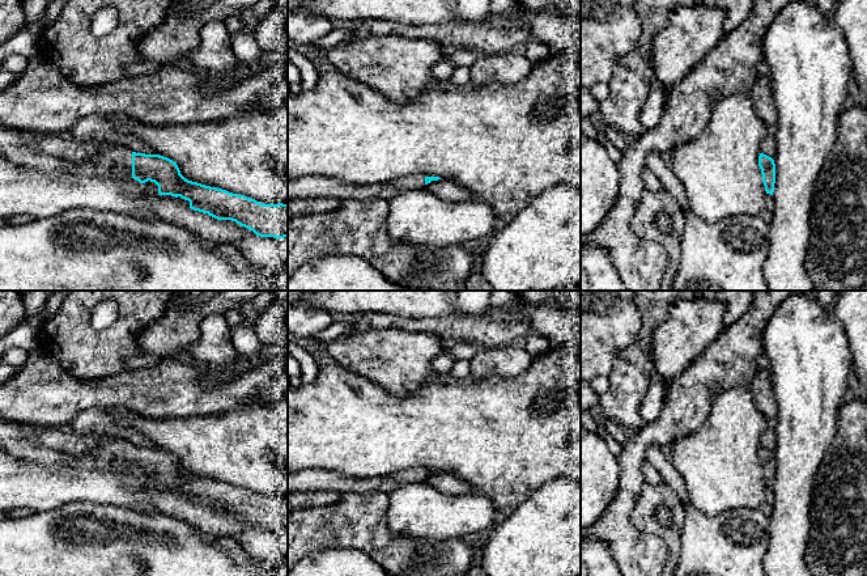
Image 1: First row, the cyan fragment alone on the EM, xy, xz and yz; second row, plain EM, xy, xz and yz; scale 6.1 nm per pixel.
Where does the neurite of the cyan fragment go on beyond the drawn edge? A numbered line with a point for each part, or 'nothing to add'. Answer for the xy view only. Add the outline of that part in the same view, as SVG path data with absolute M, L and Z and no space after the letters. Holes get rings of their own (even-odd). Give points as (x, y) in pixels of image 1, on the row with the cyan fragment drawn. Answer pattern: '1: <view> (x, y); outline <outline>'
1: xy (115, 160); outline M0 126L0 154L9 161L48 173L63 171L123 179L132 178L132 151L115 143L103 147L94 162L72 162L38 151L34 141L38 134Z

